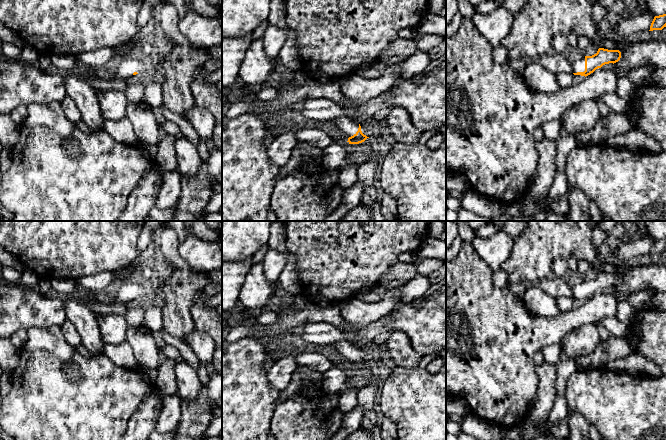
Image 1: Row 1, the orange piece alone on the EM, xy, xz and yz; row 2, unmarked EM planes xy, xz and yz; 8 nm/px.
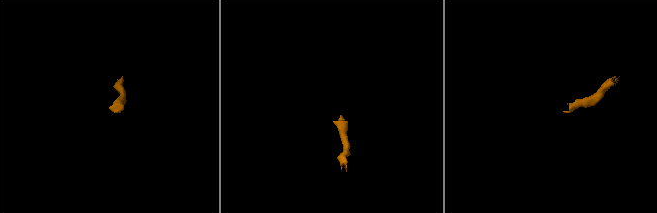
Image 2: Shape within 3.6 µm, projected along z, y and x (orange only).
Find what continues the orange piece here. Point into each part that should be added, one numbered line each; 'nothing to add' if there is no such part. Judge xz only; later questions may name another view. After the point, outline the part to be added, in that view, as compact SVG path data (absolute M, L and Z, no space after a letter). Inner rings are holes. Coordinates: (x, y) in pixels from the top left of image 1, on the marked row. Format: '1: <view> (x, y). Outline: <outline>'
1: xz (344, 123). Outline: M348 116L337 117L333 119L331 122L336 129L341 130L348 137L351 137L354 134L356 134L359 128L359 123L353 122L351 118Z

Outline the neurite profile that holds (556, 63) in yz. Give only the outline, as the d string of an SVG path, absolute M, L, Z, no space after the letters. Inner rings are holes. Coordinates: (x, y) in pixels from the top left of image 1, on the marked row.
M553 50L541 56L539 63L555 75L559 73L572 73L571 58L556 53Z

